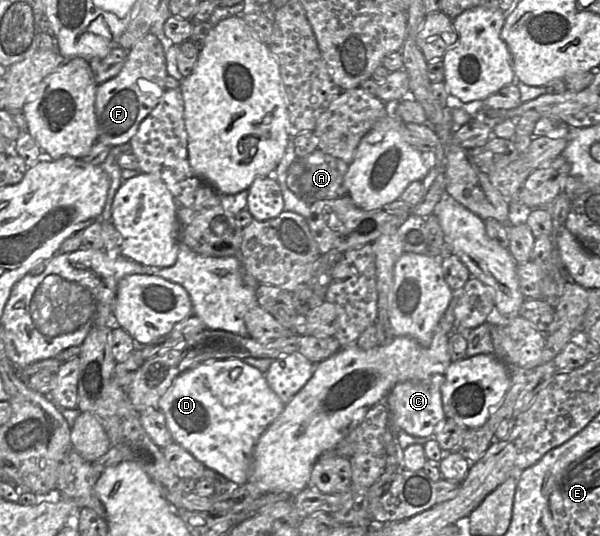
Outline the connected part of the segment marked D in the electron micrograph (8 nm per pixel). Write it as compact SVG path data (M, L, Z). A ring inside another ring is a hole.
M240 359L215 360L200 364L175 378L159 400L174 442L181 445L205 467L236 485L248 482L253 451L260 436L282 413L285 404L270 388L265 375Z

